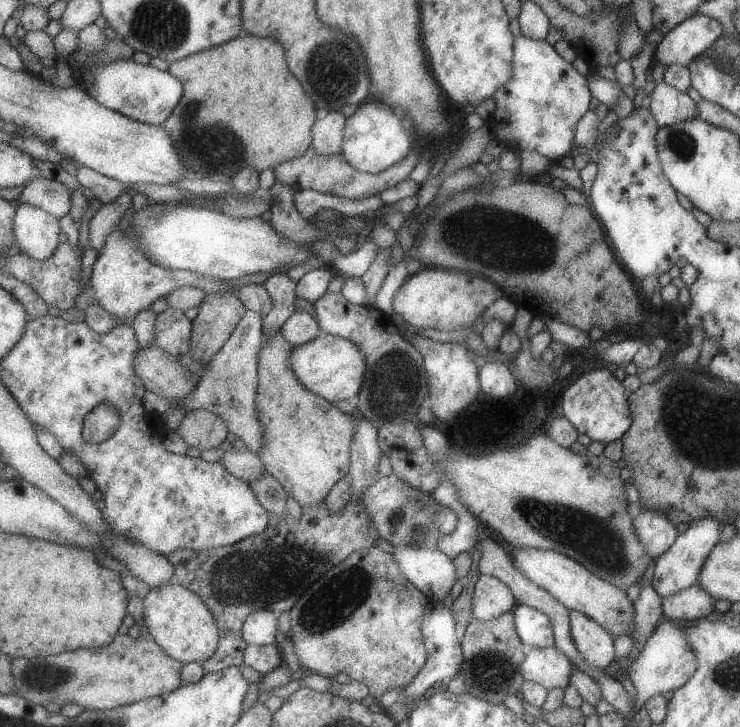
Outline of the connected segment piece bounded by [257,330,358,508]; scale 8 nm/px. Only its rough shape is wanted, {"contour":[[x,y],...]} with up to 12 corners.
{"contour":[[295,346],[260,359],[266,468],[301,506],[354,471],[356,412],[302,384]]}

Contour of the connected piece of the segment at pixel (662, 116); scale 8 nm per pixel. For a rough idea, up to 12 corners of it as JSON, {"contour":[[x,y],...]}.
{"contour":[[664,81],[651,89],[659,128],[698,118],[688,93]]}

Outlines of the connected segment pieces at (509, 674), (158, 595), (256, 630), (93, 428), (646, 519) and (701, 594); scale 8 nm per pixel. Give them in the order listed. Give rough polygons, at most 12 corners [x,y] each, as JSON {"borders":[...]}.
{"borders":[[[513,611],[474,619],[462,645],[466,694],[520,696],[527,648]],[[175,581],[145,598],[152,638],[185,665],[210,660],[211,606]],[[259,610],[246,619],[250,645],[278,640],[278,614]],[[102,404],[88,416],[85,437],[106,442],[122,426],[120,410]],[[636,509],[634,532],[656,560],[680,536],[660,510]],[[700,584],[662,599],[673,620],[702,620],[715,612]]]}

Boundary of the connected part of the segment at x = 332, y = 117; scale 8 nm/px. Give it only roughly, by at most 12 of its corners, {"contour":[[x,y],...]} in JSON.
{"contour":[[329,112],[315,126],[320,154],[344,153],[349,118]]}

